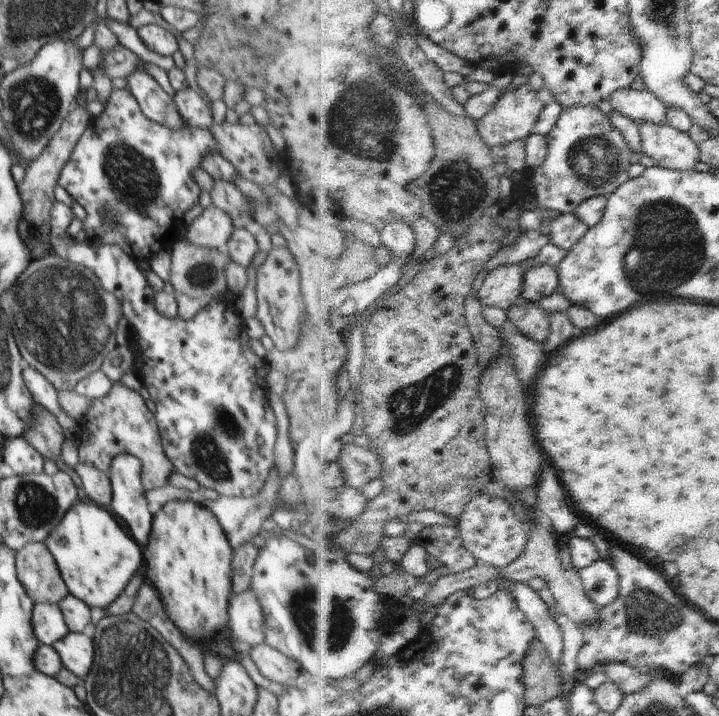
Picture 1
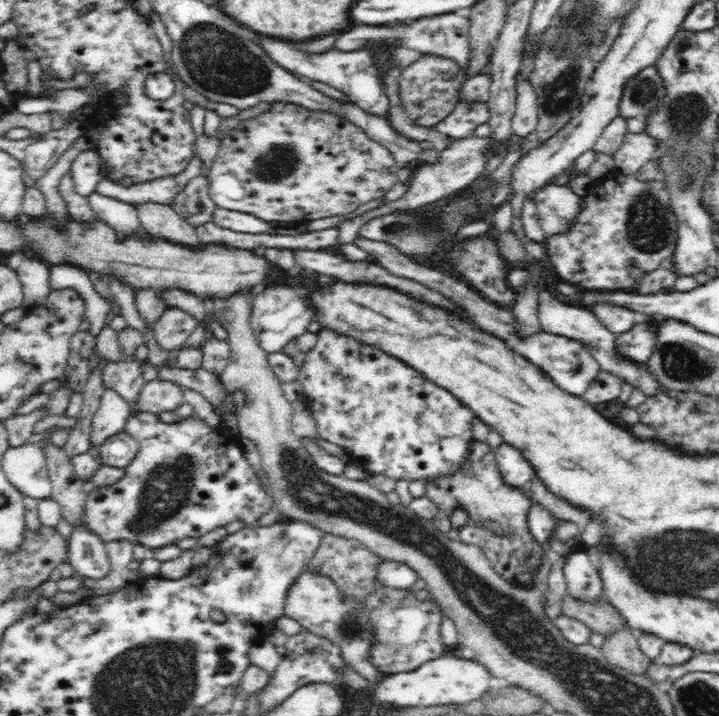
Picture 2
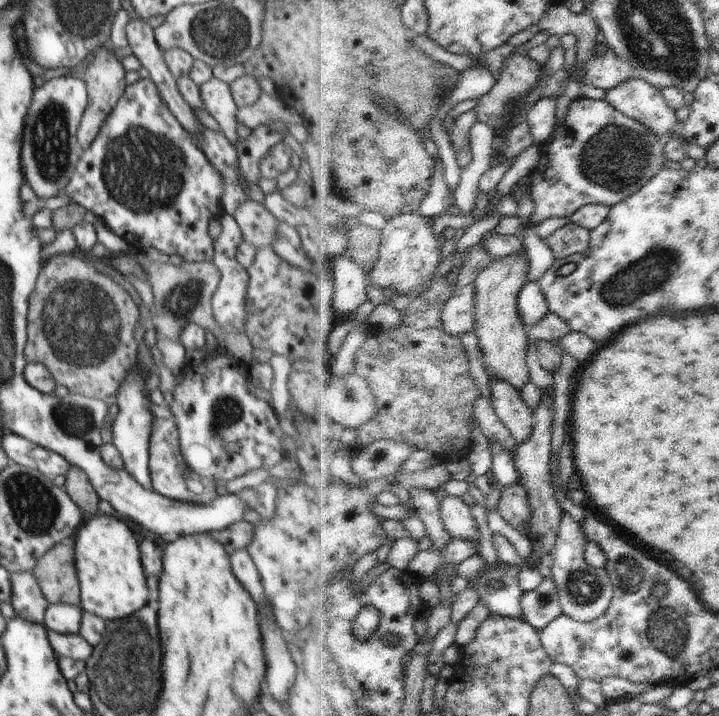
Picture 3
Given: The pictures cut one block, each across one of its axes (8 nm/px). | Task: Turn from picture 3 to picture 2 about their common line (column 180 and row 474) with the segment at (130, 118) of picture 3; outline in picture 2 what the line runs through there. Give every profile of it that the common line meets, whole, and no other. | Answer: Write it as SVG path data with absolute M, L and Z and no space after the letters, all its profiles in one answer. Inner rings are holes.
M140 411L131 415L124 431L137 440L138 454L126 468L124 477L110 486L97 486L86 494L84 520L86 526L105 543L128 540L152 550L172 545L182 538L198 538L233 520L240 520L247 526L256 522L273 510L272 494L262 487L256 472L244 456L239 444L239 434L233 422L223 420L218 428L210 428L196 414L181 419L174 424L166 424L153 413Z

